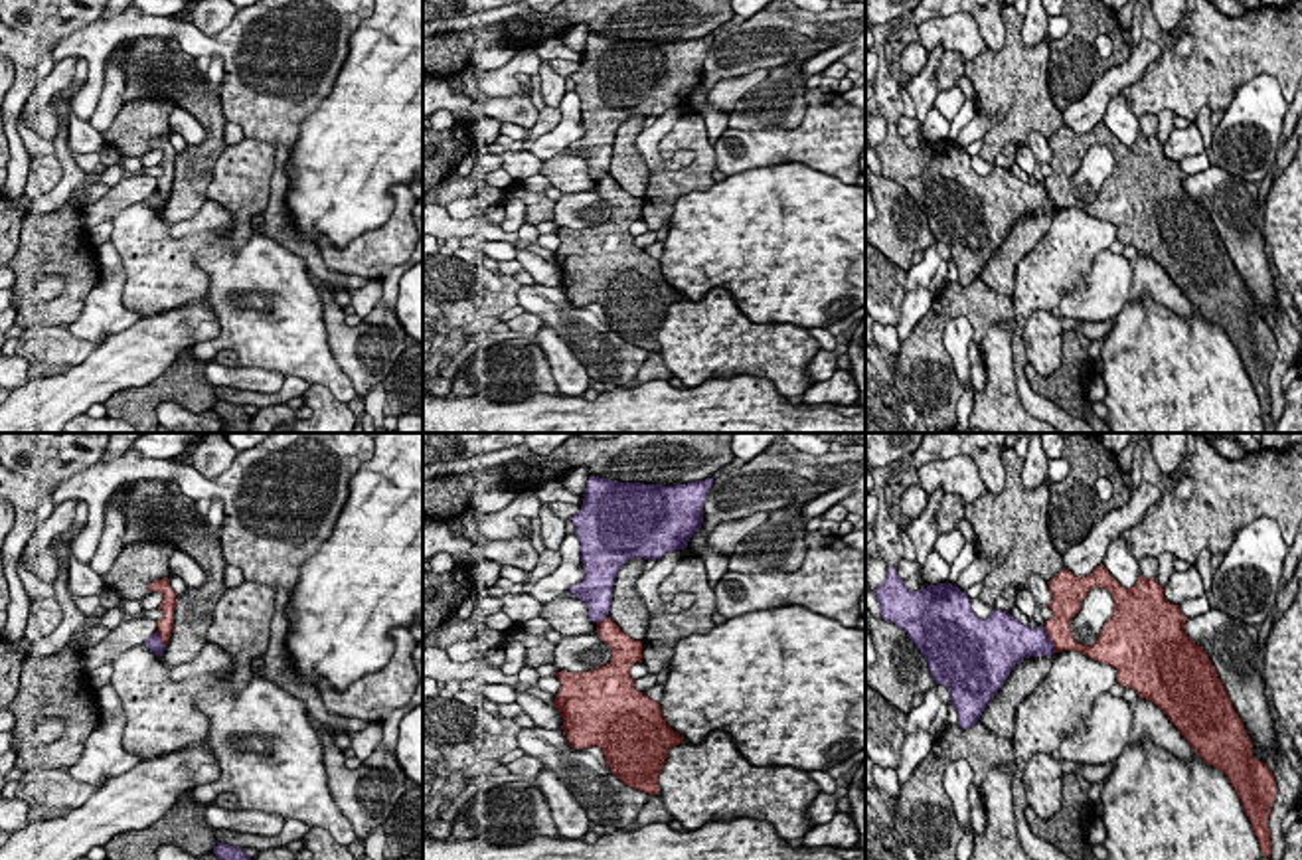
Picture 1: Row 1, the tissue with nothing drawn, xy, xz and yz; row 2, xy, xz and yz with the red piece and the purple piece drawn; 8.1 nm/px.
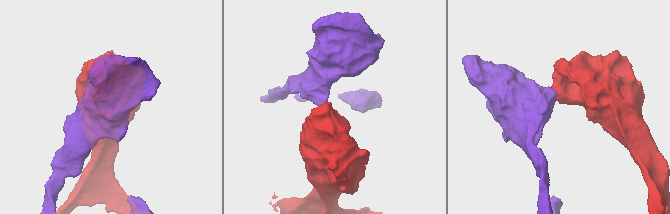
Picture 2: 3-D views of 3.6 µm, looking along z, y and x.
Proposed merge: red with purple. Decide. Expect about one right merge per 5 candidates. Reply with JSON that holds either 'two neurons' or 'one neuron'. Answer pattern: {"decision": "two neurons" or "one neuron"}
{"decision": "two neurons"}

